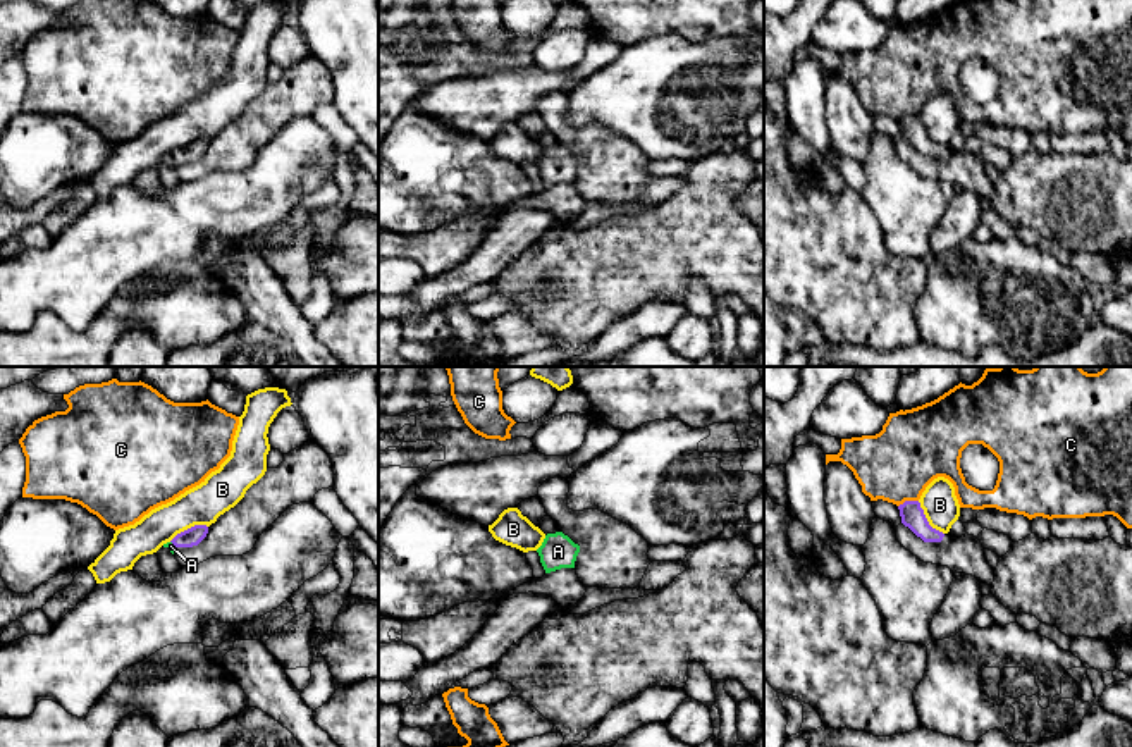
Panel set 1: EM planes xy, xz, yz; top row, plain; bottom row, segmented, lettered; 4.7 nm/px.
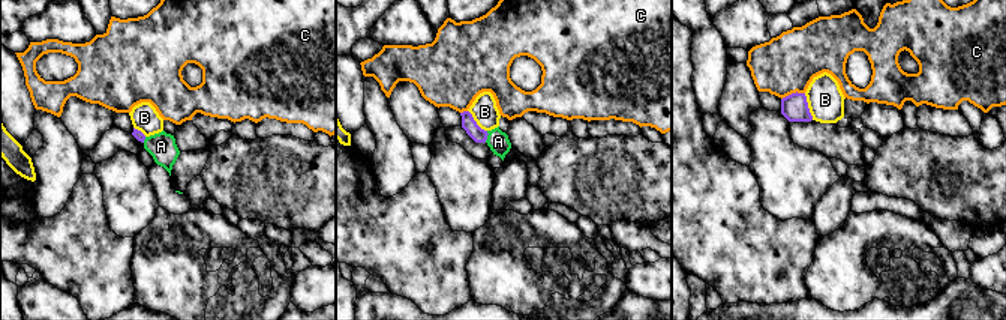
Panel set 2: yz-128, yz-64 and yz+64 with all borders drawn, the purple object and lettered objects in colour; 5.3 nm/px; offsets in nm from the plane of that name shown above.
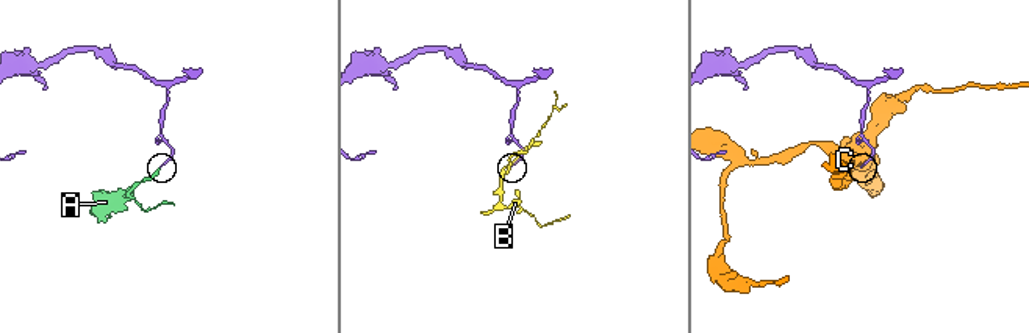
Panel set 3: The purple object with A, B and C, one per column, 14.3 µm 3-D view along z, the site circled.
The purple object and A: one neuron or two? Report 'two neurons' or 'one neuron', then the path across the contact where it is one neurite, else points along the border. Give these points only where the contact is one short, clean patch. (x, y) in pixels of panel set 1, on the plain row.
one neuron; runs through xy (193, 150), (172, 157), (171, 160)

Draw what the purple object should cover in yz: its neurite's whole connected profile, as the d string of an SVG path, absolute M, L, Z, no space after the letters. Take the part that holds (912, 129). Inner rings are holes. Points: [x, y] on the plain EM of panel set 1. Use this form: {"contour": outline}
{"contour": "M905 115L898 120L901 138L908 141L924 157L941 157L944 148L932 143L919 115Z"}

